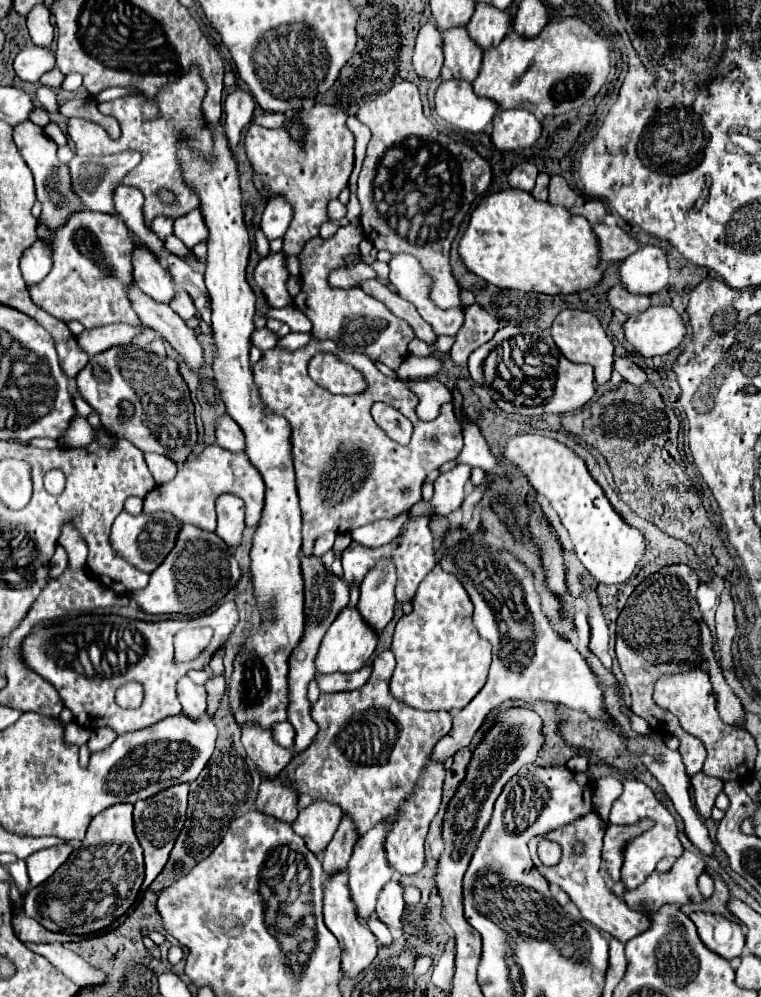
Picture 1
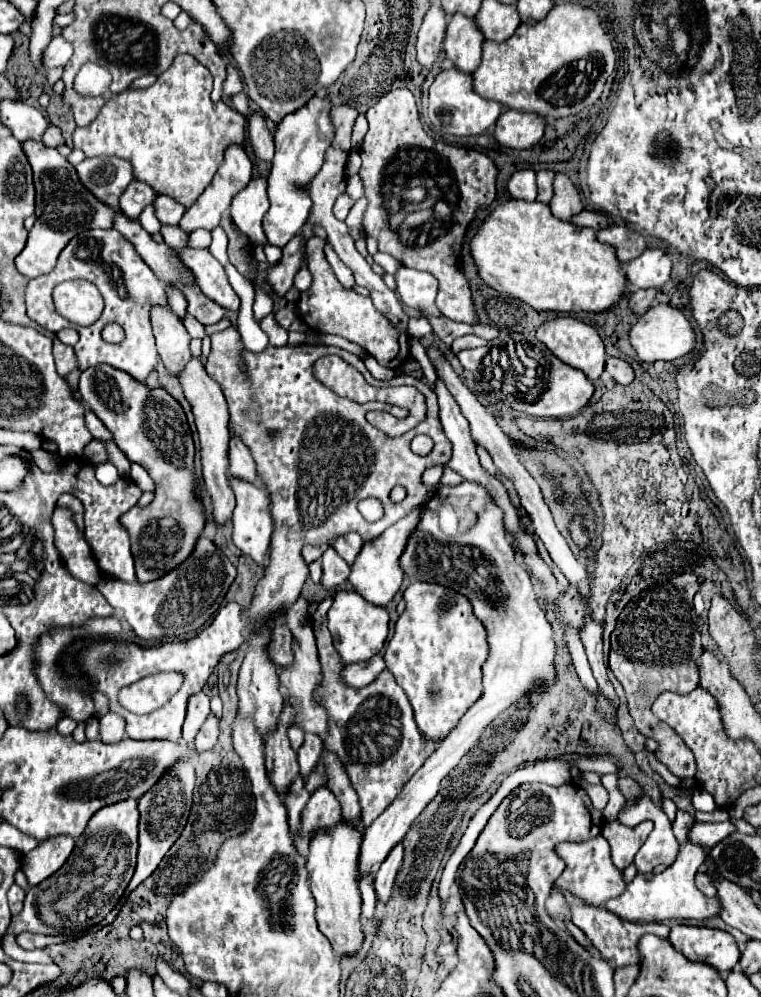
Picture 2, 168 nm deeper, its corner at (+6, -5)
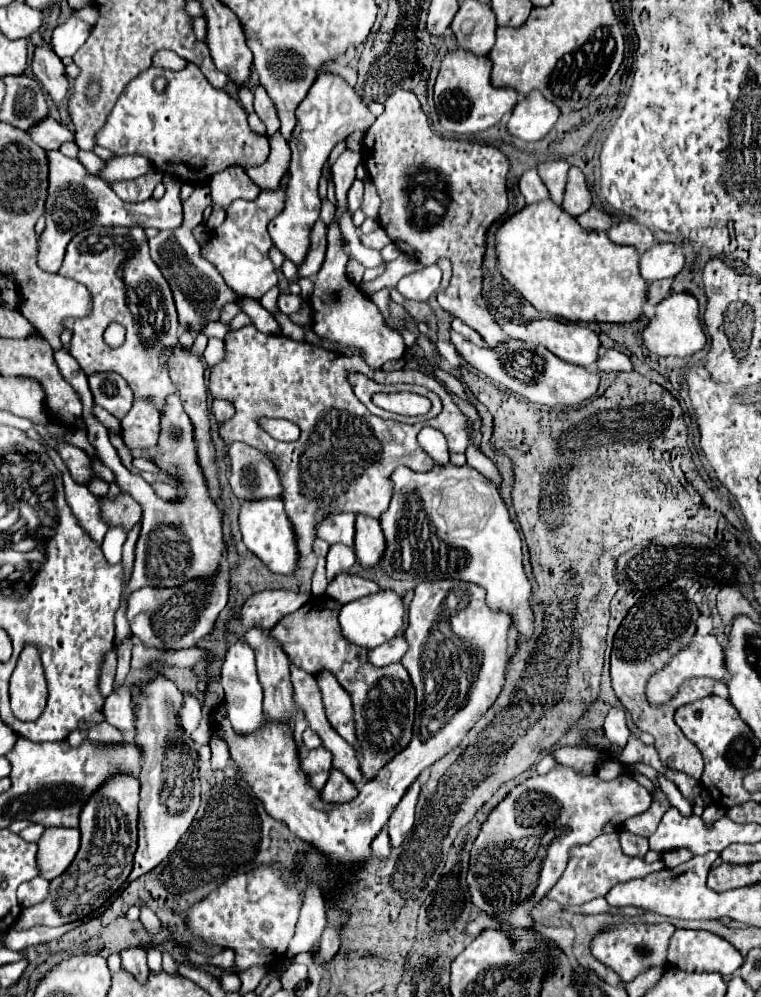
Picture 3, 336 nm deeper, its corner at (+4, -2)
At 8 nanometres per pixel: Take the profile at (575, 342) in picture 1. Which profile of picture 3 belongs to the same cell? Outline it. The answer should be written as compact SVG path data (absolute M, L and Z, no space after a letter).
M539 319L525 325L511 323L507 333L513 339L539 343L567 363L581 365L587 369L597 363L599 339L591 329L583 325L561 323L555 319Z

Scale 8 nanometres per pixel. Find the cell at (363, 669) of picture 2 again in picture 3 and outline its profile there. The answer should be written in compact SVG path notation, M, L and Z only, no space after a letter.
M397 635L393 637L391 641L375 647L369 651L369 661L375 663L375 665L389 665L389 663L395 663L395 661L401 661L403 655L407 653L409 645L407 645L407 639L405 635Z

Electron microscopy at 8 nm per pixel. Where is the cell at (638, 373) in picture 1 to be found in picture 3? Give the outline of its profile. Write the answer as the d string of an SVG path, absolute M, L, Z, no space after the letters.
M609 349L609 351L605 351L605 355L601 351L599 361L597 361L597 369L599 371L631 371L633 365L625 353Z

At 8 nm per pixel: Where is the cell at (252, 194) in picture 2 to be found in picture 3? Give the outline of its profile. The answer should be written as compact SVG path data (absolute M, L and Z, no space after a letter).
M277 131L269 135L269 157L259 167L245 167L245 173L261 187L261 189L275 189L279 185L283 173L289 169L291 161L291 149L289 143L283 139L283 135Z

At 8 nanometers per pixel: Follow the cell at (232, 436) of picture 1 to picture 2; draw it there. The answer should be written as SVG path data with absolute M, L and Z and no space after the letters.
M235 434L229 440L229 472L237 478L255 482L257 472L255 472L255 460L249 452L249 448L239 440Z

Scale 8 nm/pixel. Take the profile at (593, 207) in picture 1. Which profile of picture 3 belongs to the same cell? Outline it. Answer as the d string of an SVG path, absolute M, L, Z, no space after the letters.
M591 207L583 215L579 215L577 221L583 229L591 229L591 231L607 231L613 225L611 217L605 211L597 209L597 207Z

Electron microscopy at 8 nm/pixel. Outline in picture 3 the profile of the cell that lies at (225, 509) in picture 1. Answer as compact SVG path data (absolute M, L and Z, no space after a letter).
M219 399L213 401L211 411L213 411L213 415L215 415L215 419L217 419L219 423L231 419L233 413L235 413L235 409L233 409L233 405L231 405L230 401L219 401Z

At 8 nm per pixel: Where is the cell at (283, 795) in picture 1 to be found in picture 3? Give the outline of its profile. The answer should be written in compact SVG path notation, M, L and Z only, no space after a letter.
M251 627L245 635L247 643L253 647L255 657L257 657L257 673L259 673L259 683L263 687L263 707L265 713L271 719L281 719L281 721L289 721L295 717L295 707L293 707L293 697L291 697L291 681L289 681L289 657L283 651L283 647L279 645L279 641L275 637L269 635L269 631L261 629L261 627Z

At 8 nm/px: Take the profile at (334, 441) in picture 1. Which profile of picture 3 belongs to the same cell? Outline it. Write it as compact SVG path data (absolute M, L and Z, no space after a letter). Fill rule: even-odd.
M247 325L247 327L243 327L243 329L231 331L231 333L227 335L227 339L225 339L225 347L227 347L227 357L225 357L219 365L215 365L215 367L211 369L211 375L209 375L209 389L211 389L211 395L213 395L215 399L227 399L227 401L231 401L231 403L235 405L235 415L231 417L231 421L225 421L225 423L219 425L219 435L221 435L221 439L223 439L227 445L239 441L239 443L245 443L245 445L251 445L251 447L259 449L261 453L265 453L265 455L275 463L275 467L277 467L277 471L279 471L279 477L281 477L281 485L283 485L283 497L281 497L281 499L283 499L283 503L285 503L287 515L291 517L291 523L295 525L295 533L299 533L299 553L301 553L301 557L305 557L305 555L311 551L311 541L315 539L315 521L321 521L321 517L327 517L327 515L331 515L331 513L363 513L363 515L369 515L369 517L379 519L379 513L383 513L383 509L387 509L387 501L391 499L391 481L387 481L387 475L391 475L395 467L407 465L407 467L419 469L419 471L431 469L431 465L433 465L433 463L431 463L431 457L429 457L429 455L419 447L419 443L417 443L417 433L419 433L425 425L431 425L431 427L439 429L439 431L447 437L449 451L459 451L459 453L463 453L463 451L467 449L467 445L469 445L467 417L459 411L459 407L455 405L455 401L453 401L451 393L445 389L445 385L443 385L441 381L437 381L437 379L435 379L433 375L429 375L429 373L421 373L419 369L401 369L401 371L391 371L391 373L389 373L389 371L383 371L383 369L381 369L381 371L373 371L373 369L367 369L367 363L365 363L361 357L343 357L343 355L339 355L339 353L327 351L327 349L323 349L323 347L315 347L315 345L311 345L311 343L293 341L293 339L289 339L289 337L285 337L285 335L263 335L263 333L257 331L253 325ZM349 373L363 373L363 375L367 375L369 379L373 379L375 383L413 383L413 385L423 385L423 387L435 391L435 393L441 397L441 401L443 401L443 411L441 411L435 419L425 421L425 423L415 423L415 425L403 425L403 423L379 419L377 415L369 413L369 409L355 397L355 393L353 393L353 389L351 389L349 381L347 381L347 375L349 375ZM259 417L283 417L283 419L291 419L293 423L299 425L301 437L299 437L297 441L293 441L293 443L277 441L277 439L273 439L267 431L263 431L263 429L257 425L257 419L259 419Z

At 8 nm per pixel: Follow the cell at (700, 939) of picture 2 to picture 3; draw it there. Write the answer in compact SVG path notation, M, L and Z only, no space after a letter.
M677 929L671 937L671 943L669 943L669 965L683 969L683 971L689 971L689 973L715 971L721 975L733 975L743 965L743 957L731 943L727 943L725 939L721 939L709 931Z

